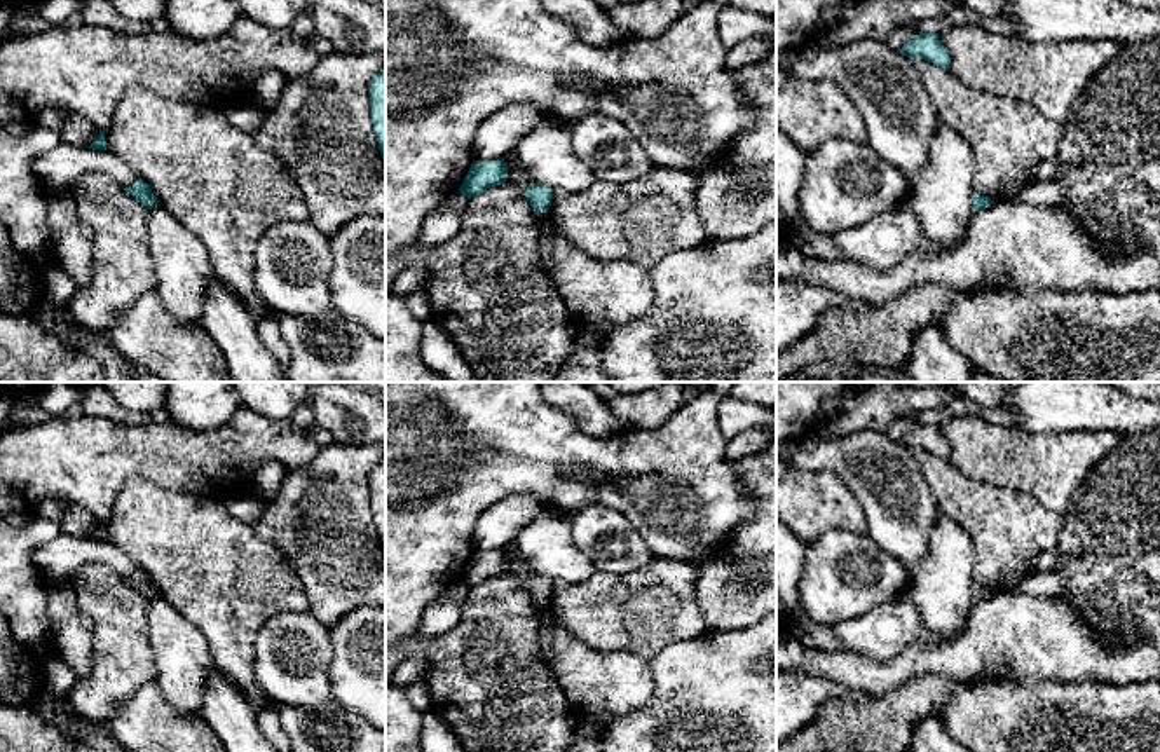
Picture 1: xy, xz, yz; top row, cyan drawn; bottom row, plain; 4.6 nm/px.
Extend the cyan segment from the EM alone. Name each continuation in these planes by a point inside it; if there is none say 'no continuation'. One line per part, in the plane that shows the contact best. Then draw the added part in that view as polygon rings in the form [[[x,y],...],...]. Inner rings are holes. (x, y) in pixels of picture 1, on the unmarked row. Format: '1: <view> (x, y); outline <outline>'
no continuation

